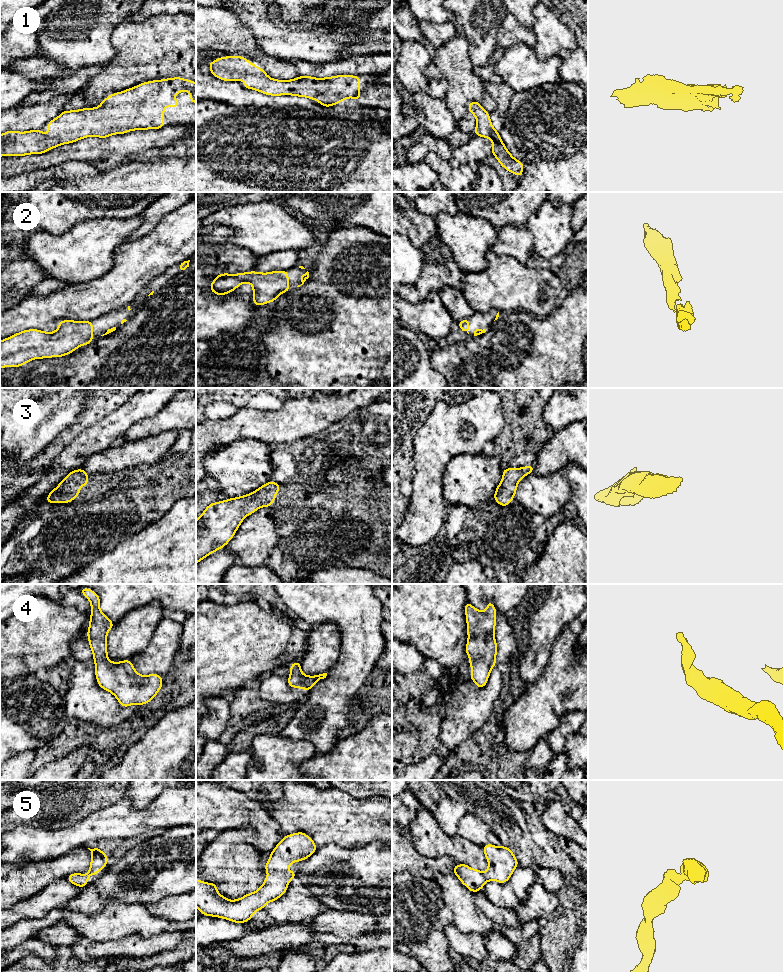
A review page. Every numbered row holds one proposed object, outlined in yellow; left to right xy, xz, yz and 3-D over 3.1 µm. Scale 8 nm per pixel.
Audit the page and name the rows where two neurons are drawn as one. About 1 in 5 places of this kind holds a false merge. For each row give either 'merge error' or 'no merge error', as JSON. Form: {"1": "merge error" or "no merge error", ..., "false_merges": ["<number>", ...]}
{"1": "no merge error", "2": "no merge error", "3": "no merge error", "4": "no merge error", "5": "no merge error", "false_merges": []}

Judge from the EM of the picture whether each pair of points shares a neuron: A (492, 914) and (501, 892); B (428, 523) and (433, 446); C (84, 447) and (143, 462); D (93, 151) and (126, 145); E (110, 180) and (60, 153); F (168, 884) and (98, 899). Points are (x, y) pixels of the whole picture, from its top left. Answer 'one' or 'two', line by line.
A: two
B: one
C: two
D: one
E: two
F: one

